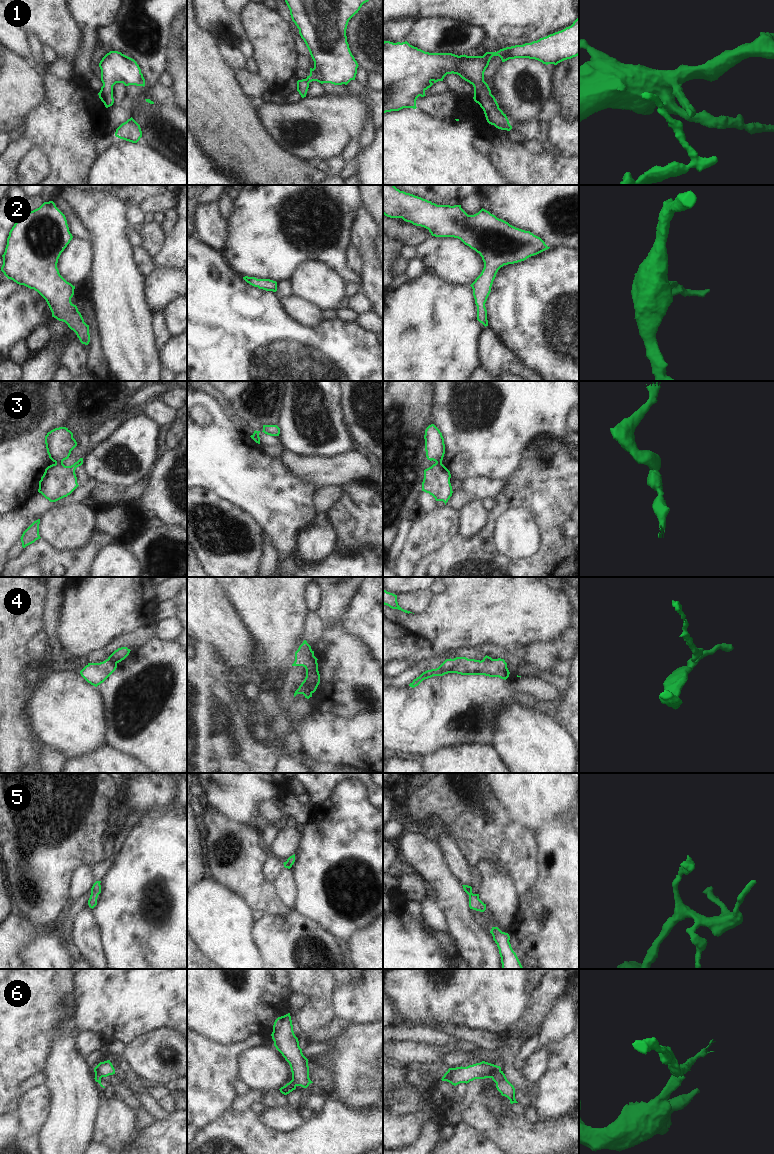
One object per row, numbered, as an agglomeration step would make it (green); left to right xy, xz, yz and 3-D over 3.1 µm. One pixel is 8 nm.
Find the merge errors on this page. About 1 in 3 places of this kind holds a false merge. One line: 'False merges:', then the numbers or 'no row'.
False merges: 3, 4, 6

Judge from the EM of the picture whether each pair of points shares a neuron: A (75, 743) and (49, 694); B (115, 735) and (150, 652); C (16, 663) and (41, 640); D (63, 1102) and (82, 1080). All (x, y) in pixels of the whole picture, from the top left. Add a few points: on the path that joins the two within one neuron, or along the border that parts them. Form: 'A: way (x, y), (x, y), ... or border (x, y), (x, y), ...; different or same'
A: way (75, 731), (74, 721), (61, 706); same
B: way (136, 714), (150, 700), (150, 673); same
C: border (43, 630), (30, 641), (30, 656), (33, 661); different
D: way (68, 1097), (77, 1085); same

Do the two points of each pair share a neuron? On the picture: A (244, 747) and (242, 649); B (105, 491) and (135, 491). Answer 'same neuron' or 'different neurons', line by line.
A: different neurons
B: same neuron

